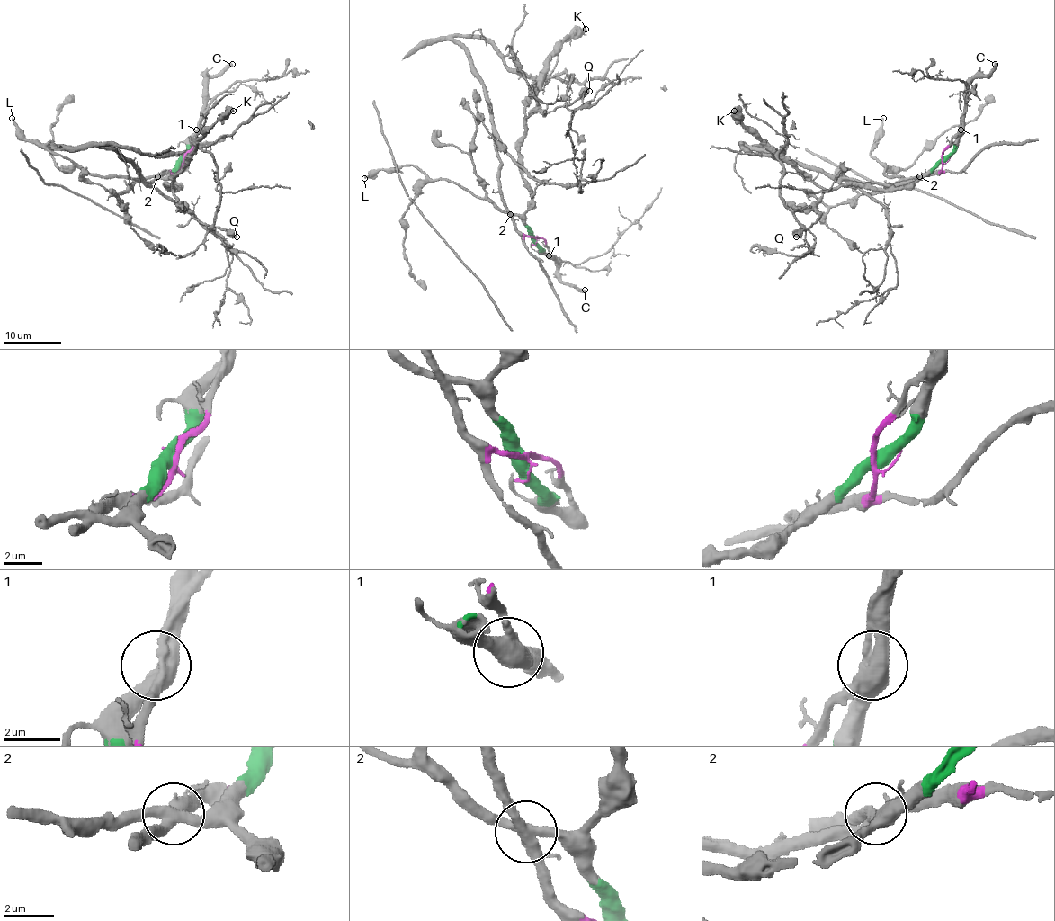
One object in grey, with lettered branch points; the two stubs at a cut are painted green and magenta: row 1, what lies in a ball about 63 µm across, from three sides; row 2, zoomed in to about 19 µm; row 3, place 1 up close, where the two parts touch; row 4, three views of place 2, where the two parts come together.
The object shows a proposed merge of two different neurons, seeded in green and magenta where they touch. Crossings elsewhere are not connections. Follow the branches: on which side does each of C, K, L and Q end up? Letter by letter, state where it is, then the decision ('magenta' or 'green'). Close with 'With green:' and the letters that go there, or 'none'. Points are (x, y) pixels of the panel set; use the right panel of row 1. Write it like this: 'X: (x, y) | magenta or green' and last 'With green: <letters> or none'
C: (995, 64) | green
K: (734, 111) | green
L: (883, 118) | green
Q: (796, 236) | green
With green: C, K, L, Q

